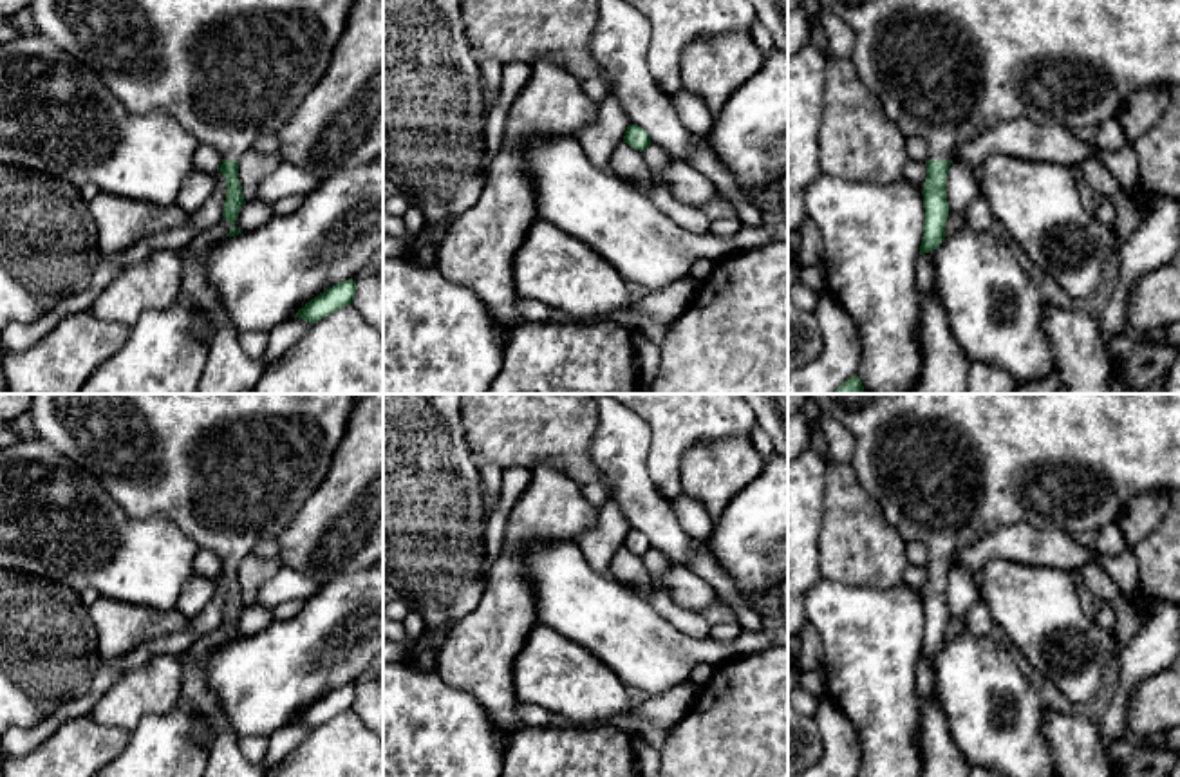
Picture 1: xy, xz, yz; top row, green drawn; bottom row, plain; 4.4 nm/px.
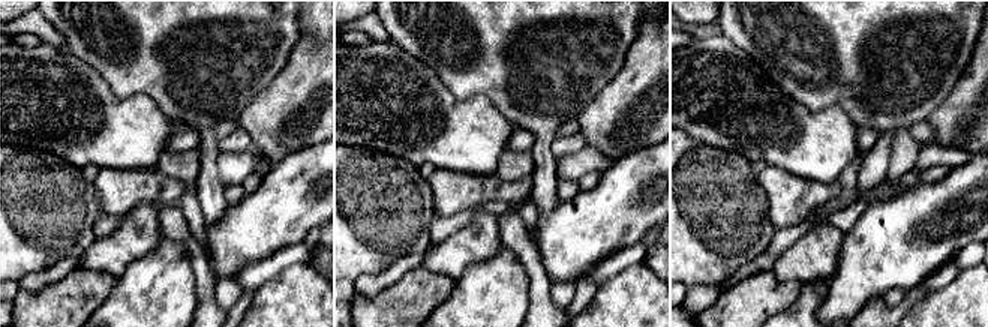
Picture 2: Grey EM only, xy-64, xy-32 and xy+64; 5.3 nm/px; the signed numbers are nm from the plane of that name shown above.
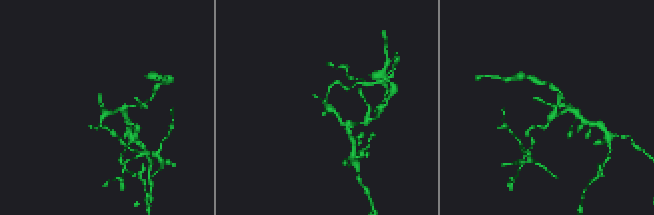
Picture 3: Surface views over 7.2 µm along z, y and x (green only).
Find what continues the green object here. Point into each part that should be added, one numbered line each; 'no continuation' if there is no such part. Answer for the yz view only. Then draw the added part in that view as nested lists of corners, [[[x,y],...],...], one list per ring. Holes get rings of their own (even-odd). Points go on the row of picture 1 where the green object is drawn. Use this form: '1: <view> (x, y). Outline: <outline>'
1: yz (947, 71). Outline: [[[819,0],[819,4],[853,33],[849,58],[858,78],[905,137],[927,141],[927,161],[949,161],[961,145],[1017,117],[1059,123],[1073,132],[1095,132],[1102,121],[1117,117],[1137,90],[1180,85],[1180,0]]]

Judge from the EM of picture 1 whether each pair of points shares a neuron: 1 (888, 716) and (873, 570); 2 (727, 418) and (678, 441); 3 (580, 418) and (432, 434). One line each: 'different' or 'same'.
1: different
2: same
3: different

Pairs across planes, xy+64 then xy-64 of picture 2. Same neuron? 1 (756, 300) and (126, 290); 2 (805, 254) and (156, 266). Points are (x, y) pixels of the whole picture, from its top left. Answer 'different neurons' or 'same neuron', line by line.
1: different neurons
2: different neurons

